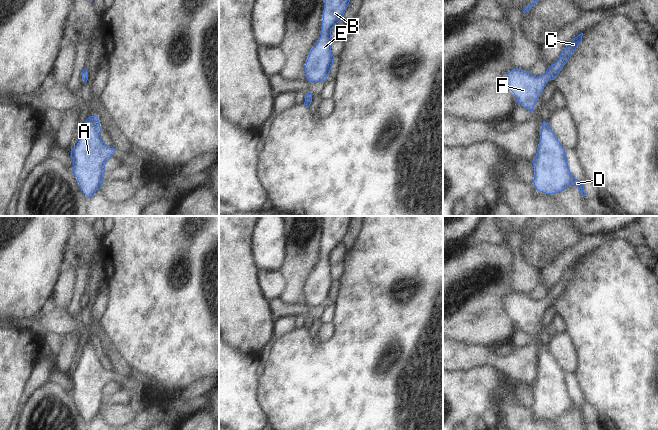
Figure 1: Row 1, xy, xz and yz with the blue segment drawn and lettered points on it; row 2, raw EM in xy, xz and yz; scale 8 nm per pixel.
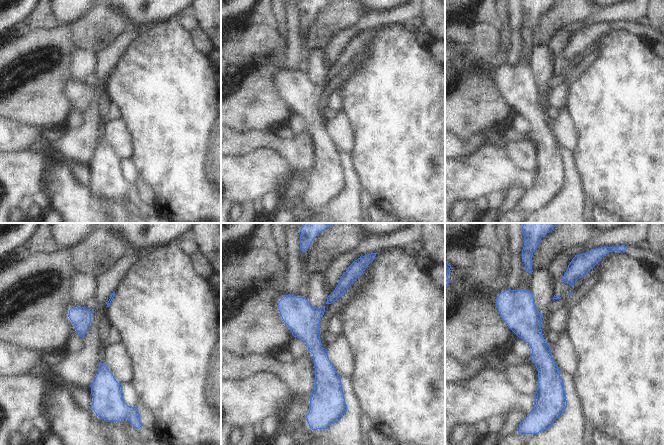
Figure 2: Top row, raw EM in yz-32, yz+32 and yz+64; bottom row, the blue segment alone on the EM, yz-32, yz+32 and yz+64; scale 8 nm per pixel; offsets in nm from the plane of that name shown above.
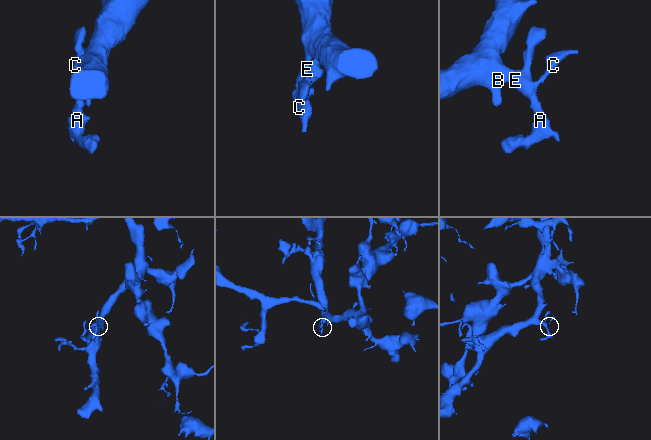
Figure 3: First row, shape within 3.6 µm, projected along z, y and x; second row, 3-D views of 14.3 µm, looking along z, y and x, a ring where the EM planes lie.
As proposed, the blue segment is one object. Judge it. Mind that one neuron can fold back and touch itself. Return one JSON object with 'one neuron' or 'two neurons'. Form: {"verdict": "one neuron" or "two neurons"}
{"verdict": "one neuron"}

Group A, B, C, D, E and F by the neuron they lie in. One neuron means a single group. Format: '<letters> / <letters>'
A B C D E F

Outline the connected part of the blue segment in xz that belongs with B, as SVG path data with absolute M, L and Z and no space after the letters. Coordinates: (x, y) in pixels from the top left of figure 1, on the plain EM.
M323 216L325 232L323 236L321 261L311 274L305 289L307 304L313 307L325 305L333 289L331 277L331 253L338 247L351 223L353 216Z

